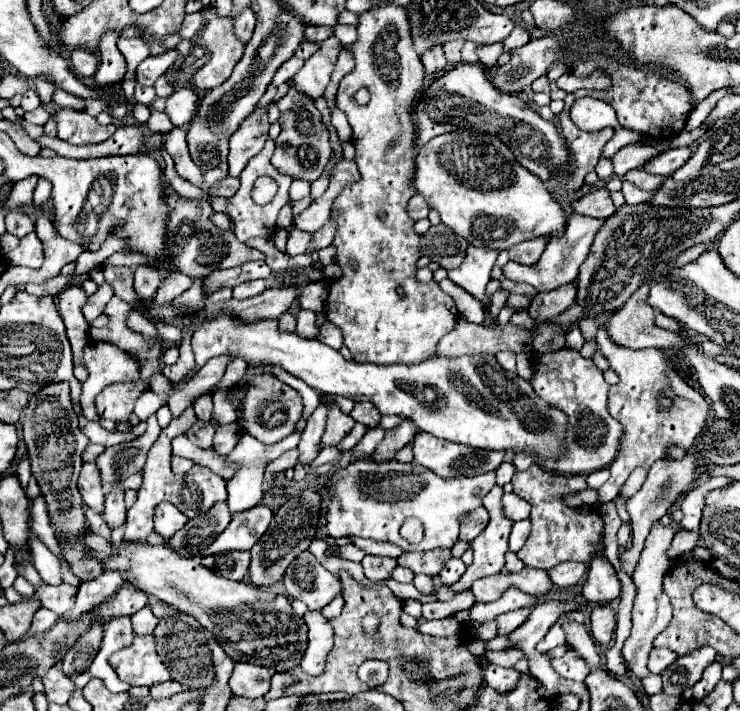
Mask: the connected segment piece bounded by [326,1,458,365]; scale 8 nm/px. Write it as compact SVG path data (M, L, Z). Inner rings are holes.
M382 1L380 7L374 7L360 15L358 41L354 43L352 51L356 57L356 69L346 75L338 89L336 107L342 109L352 125L352 145L356 147L356 163L360 169L360 181L350 183L342 189L336 197L332 207L332 217L336 221L336 265L342 269L342 277L330 283L328 299L326 299L326 317L328 321L338 327L344 335L344 345L354 353L358 363L402 363L412 365L420 363L436 353L438 341L454 329L458 319L458 309L454 299L446 295L436 281L420 283L416 279L416 261L420 259L420 239L422 235L414 231L414 221L408 217L408 199L416 195L414 189L414 173L416 173L416 125L412 119L414 105L420 99L424 89L424 65L418 53L412 47L412 37L408 29L406 11L400 5ZM360 87L368 87L370 103L358 105L354 101L354 93ZM350 259L358 261L358 269L354 271L348 263ZM398 287L406 287L406 295L400 297L396 293Z

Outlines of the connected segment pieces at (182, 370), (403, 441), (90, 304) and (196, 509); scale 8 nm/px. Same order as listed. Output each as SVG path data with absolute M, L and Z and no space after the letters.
M184 329L184 339L182 339L182 343L180 343L180 359L178 359L174 365L164 367L164 369L160 371L166 379L170 379L170 381L174 381L174 383L180 383L182 377L196 367L194 355L192 355L192 347L190 347L190 337L192 337L192 329Z
M404 419L402 425L398 425L394 429L388 429L386 431L386 437L376 447L372 461L376 461L376 463L392 461L402 447L406 447L408 443L412 443L412 439L414 439L416 433L418 433L418 427L410 419Z
M108 283L100 285L98 291L88 297L88 301L86 301L84 309L82 309L82 311L84 311L84 317L86 317L88 321L94 321L98 315L102 315L102 313L104 313L104 307L106 307L106 303L110 301L112 295L114 295L114 291L112 291L112 287L110 287Z
M164 431L158 437L158 441L152 445L148 451L148 459L144 465L142 473L143 481L140 491L137 491L137 500L134 507L128 509L128 519L126 519L126 539L144 539L153 531L153 515L156 505L162 501L168 501L176 505L184 515L196 517L204 511L208 511L216 501L226 501L226 481L218 477L216 473L208 471L208 467L194 465L190 473L186 475L176 475L170 469L170 443L164 439Z

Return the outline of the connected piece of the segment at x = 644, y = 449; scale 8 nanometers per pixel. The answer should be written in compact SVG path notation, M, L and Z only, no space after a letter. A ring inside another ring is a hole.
M604 327L598 331L596 337L604 357L608 359L610 367L618 373L620 383L610 387L608 393L608 411L614 419L618 419L624 425L624 439L620 453L610 465L612 477L604 483L604 487L598 489L598 499L602 503L608 503L618 497L620 485L628 479L632 469L644 467L646 471L652 467L652 463L660 459L668 459L670 447L682 447L688 451L692 443L696 441L696 435L700 435L700 427L704 427L704 421L708 417L708 401L690 385L686 385L678 373L672 369L672 365L664 359L664 353L660 349L642 349L632 351L624 347L616 347L608 335L604 335ZM664 395L672 401L672 407L668 413L660 413L658 409L658 397Z

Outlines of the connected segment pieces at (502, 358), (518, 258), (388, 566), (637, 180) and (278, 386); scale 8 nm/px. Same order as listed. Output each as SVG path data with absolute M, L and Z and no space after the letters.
M500 351L500 353L496 353L496 359L498 359L498 363L506 369L506 371L516 371L516 355L514 353L510 353L510 351Z
M532 239L532 241L524 241L520 245L514 245L508 253L510 253L510 261L532 267L538 263L544 249L546 249L546 243L542 243L540 239Z
M366 555L361 564L364 567L364 575L370 581L386 581L386 579L390 579L394 567L398 565L396 559L376 555Z
M636 169L636 171L630 171L624 176L624 180L638 185L640 189L644 191L656 191L660 187L660 181L664 181L666 177L660 177L660 175L652 175L652 173L646 173L642 169Z
M270 371L250 373L246 385L248 389L242 397L242 415L240 415L242 431L266 445L278 443L284 437L288 437L300 419L300 393L288 387L286 383L278 381Z

